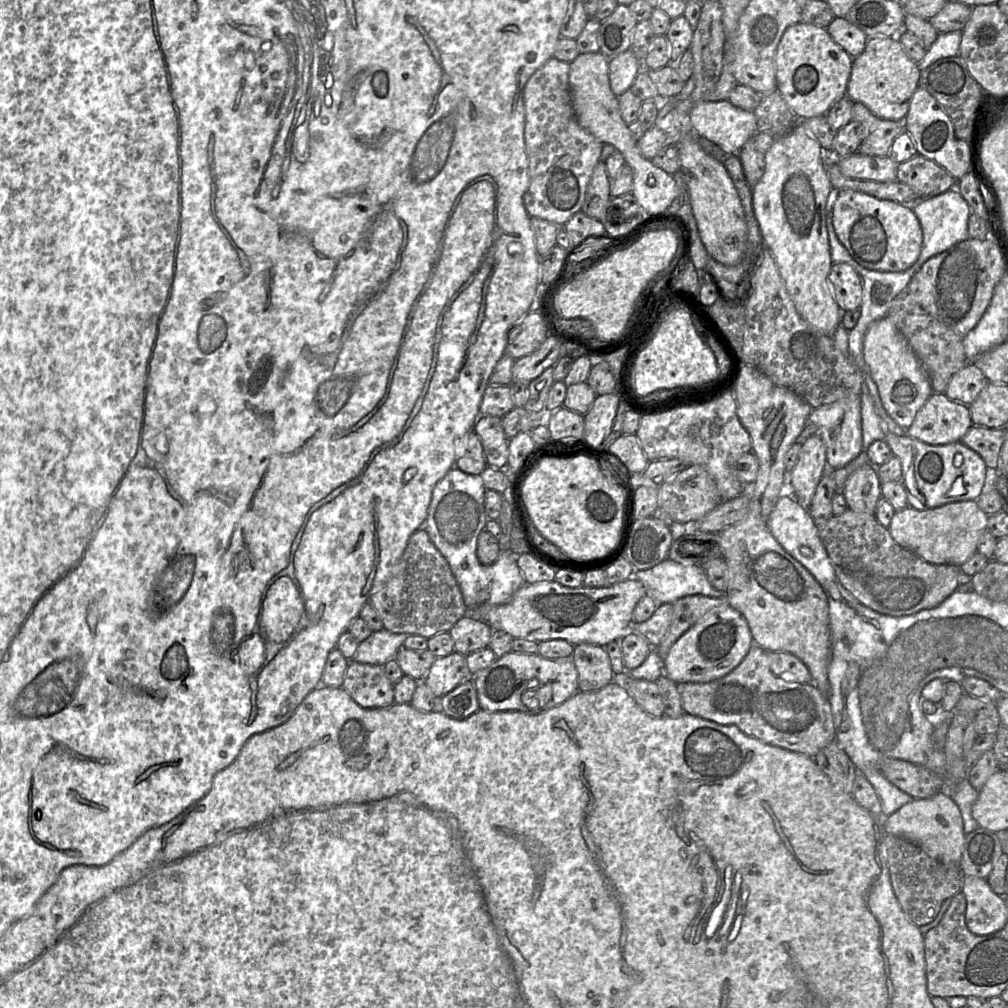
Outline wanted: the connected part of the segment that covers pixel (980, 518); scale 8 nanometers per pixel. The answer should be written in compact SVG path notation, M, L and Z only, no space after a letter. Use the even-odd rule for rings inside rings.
M974 500L948 503L936 508L914 507L895 512L888 530L897 544L932 564L961 566L977 551L981 534L987 529L988 515Z

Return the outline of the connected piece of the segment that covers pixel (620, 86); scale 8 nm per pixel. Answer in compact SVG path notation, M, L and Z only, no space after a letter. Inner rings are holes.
M630 49L610 58L609 81L613 93L619 97L629 90L642 69L642 62Z

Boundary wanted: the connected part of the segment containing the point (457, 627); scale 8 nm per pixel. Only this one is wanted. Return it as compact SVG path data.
M472 616L462 617L449 630L454 651L463 655L488 647L492 632L487 623Z

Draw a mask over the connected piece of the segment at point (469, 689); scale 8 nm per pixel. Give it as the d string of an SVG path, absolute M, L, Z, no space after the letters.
M466 679L440 698L441 712L453 719L466 719L477 712L479 702L472 679Z

